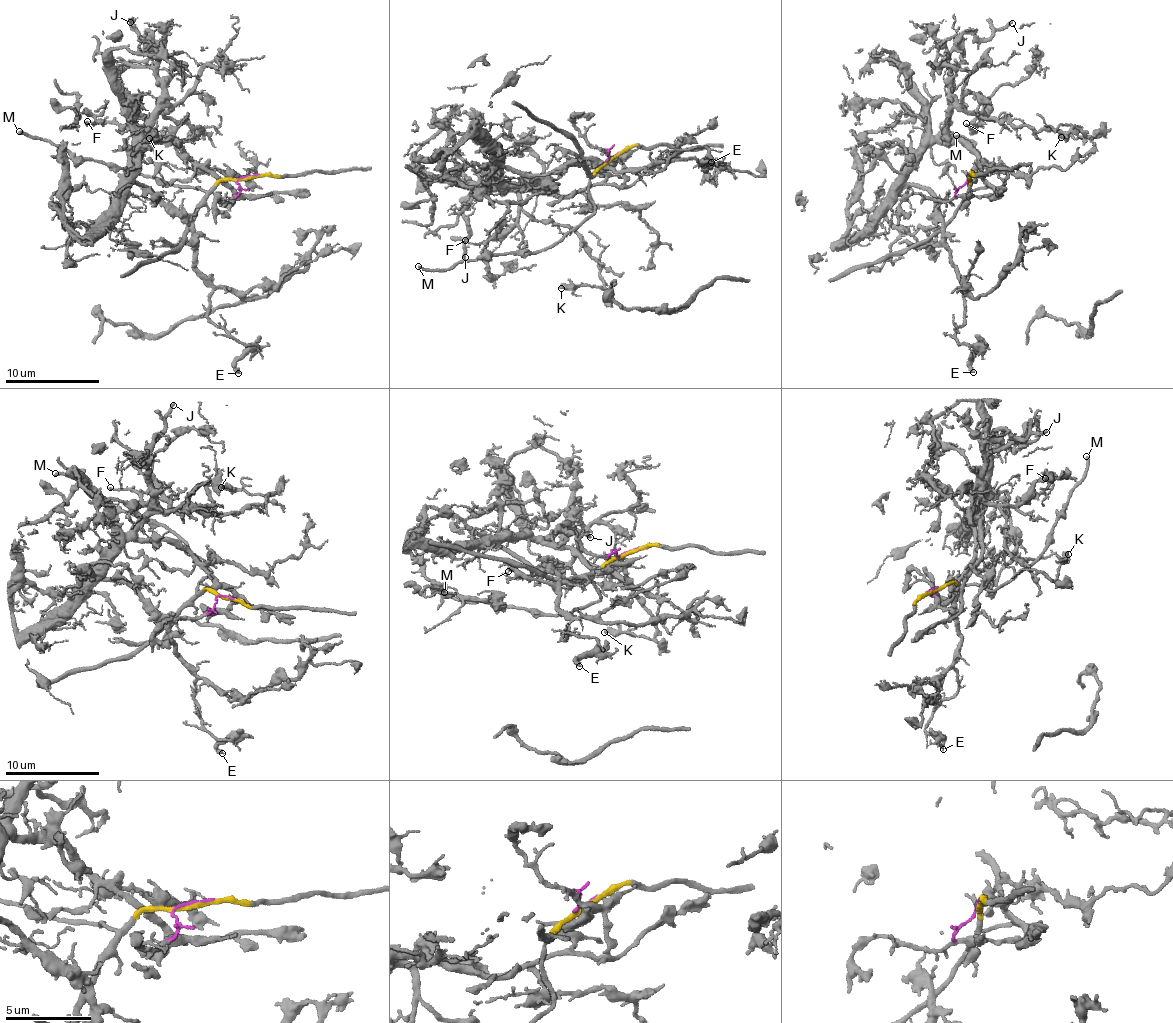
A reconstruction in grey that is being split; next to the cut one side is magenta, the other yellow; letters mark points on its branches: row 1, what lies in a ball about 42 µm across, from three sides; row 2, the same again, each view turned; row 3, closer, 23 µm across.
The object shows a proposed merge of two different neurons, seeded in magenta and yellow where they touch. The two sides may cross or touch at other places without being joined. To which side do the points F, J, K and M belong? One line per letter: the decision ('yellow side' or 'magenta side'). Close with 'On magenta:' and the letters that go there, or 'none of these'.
F: magenta side
J: magenta side
K: magenta side
M: yellow side
On magenta: F, J, K

